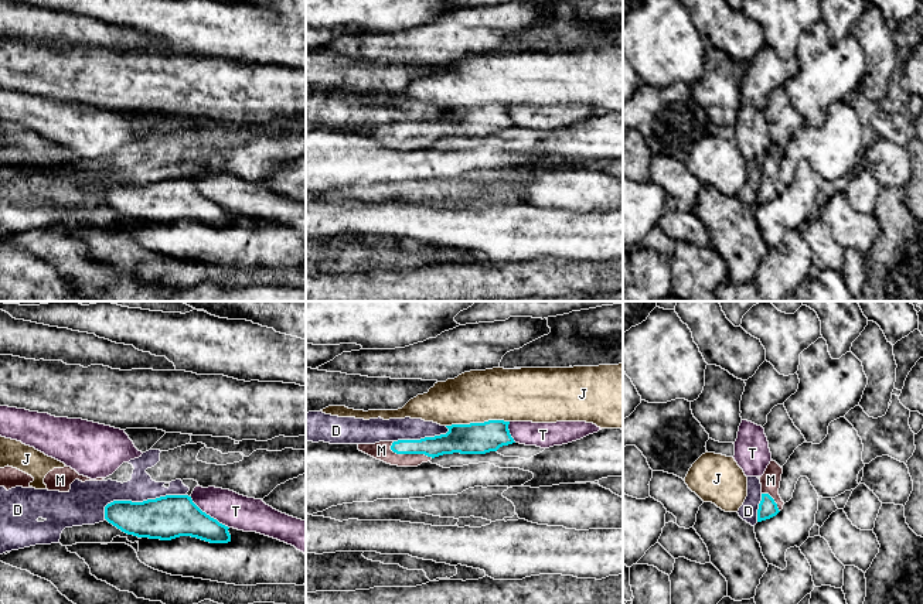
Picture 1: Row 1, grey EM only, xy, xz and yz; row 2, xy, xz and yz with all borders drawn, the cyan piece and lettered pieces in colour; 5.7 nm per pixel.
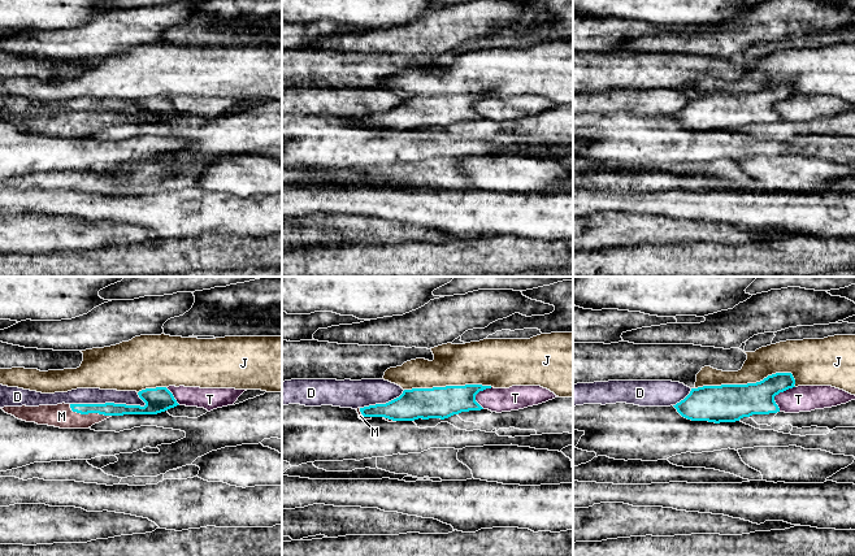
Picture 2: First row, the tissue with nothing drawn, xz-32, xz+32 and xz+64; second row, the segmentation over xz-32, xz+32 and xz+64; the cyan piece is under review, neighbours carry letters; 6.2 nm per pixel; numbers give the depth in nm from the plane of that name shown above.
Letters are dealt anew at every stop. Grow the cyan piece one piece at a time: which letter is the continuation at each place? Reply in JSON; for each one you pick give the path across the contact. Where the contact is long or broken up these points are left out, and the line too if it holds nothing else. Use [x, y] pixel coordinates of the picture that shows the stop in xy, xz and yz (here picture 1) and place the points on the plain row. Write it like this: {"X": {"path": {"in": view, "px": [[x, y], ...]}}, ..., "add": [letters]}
{"M": {"path": {"in": "xz", "px": [[453, 125], [411, 136], [381, 133]]}}, "add": ["M"]}

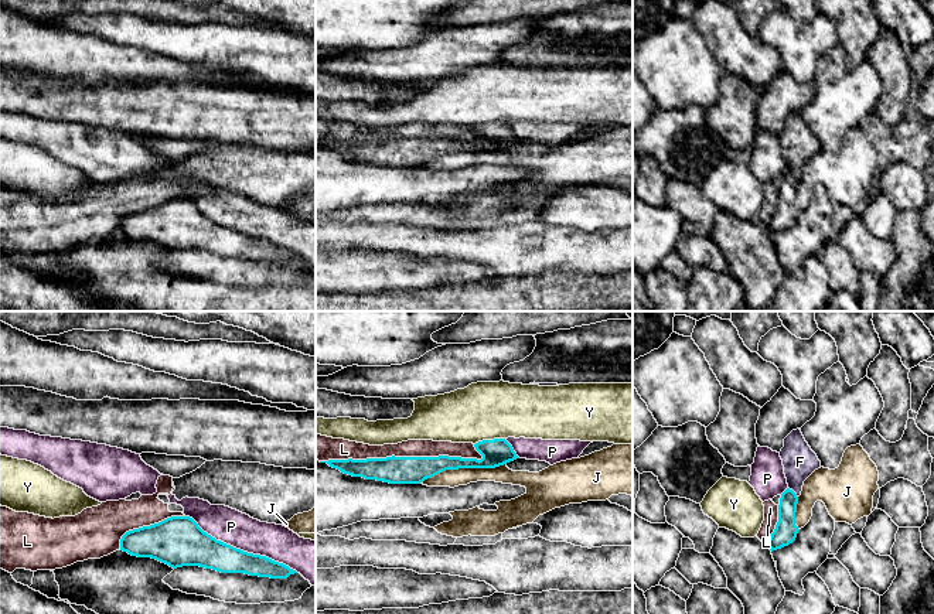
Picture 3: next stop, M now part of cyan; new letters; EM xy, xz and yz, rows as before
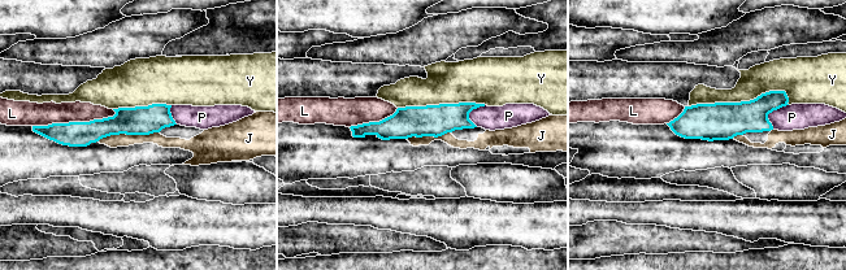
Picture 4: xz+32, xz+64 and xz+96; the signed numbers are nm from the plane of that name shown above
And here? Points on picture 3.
{"add": []}

